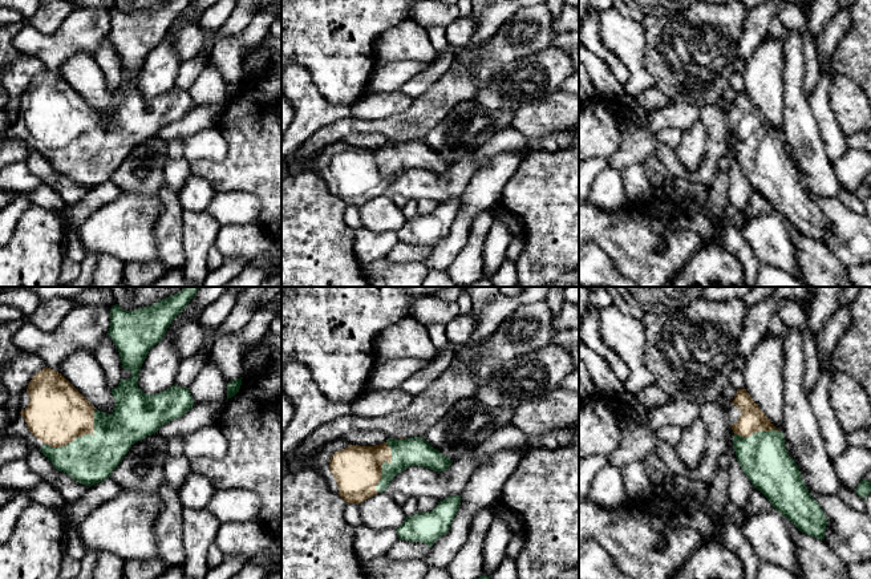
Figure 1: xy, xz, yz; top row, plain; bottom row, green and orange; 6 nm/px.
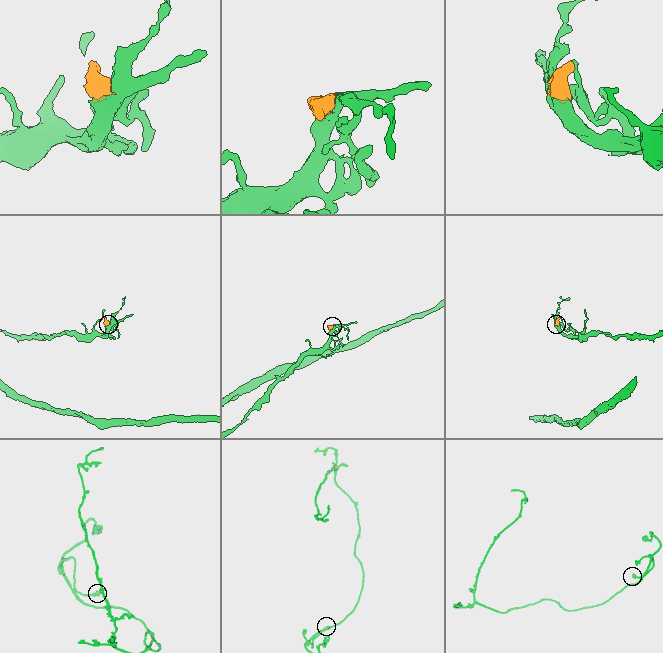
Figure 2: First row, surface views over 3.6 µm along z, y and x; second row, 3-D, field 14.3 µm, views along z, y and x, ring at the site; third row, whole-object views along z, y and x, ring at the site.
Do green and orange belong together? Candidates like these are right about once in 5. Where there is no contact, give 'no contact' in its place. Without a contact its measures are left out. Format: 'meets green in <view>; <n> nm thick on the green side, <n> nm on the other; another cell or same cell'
meets green in xy; 300 nm thick on the green side, 360 nm on the other; same cell

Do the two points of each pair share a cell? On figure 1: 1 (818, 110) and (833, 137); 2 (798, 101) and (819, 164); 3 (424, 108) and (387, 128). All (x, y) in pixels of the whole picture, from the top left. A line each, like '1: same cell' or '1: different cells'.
1: same cell
2: same cell
3: same cell

